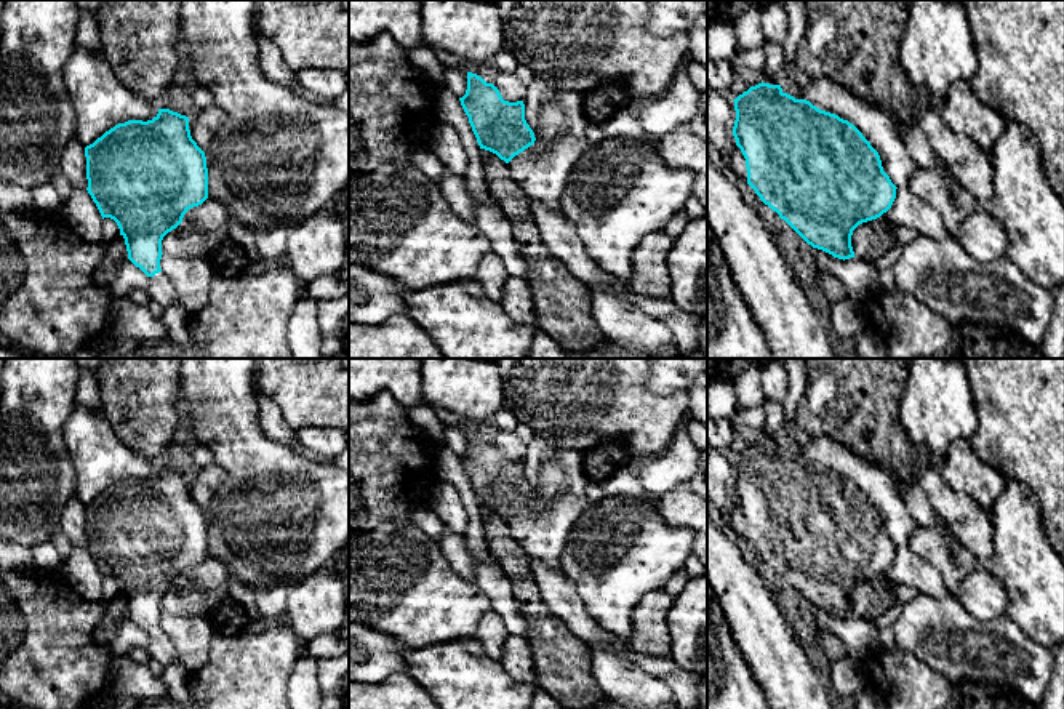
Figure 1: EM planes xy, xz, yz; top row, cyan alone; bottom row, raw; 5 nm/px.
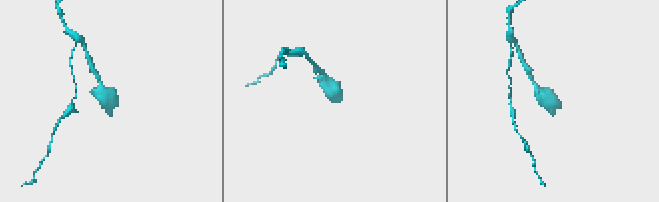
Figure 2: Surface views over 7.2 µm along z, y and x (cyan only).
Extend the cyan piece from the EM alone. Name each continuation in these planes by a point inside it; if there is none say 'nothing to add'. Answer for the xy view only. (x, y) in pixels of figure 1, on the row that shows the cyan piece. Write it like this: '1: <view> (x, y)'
1: xy (160, 290)

